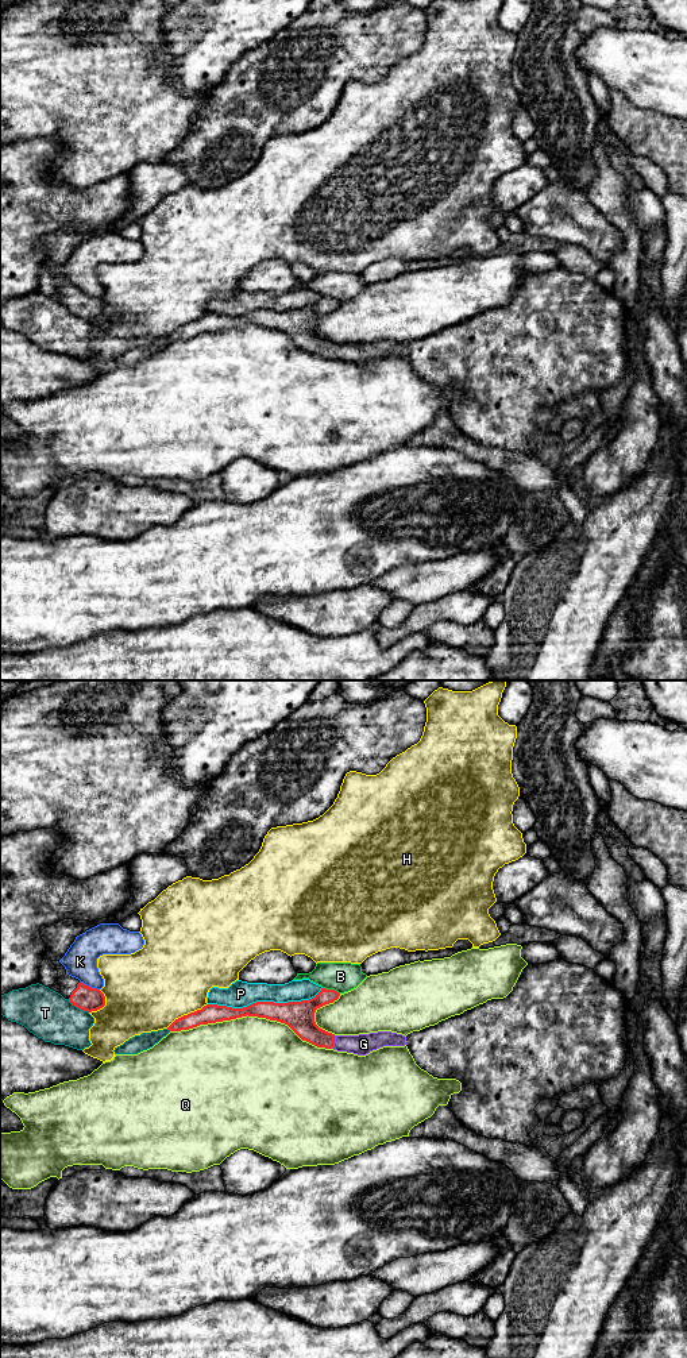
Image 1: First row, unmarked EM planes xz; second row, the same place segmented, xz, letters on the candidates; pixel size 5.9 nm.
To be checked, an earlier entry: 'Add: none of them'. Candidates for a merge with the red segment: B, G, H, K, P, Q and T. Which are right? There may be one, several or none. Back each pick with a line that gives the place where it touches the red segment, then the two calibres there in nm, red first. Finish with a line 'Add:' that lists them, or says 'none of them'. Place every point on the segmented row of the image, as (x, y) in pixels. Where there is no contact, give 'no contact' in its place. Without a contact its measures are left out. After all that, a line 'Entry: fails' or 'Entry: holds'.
G: xz (334, 1042) | 170/120 nm
Add: G
Entry: fails

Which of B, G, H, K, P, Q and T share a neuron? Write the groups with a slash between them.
B / G / H / K / P / Q / T

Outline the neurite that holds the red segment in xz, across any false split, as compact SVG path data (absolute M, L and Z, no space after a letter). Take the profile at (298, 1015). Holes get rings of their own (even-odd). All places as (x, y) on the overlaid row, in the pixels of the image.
M335 989L321 991L309 1000L274 1003L256 1002L243 1008L207 1004L201 1010L175 1019L169 1031L181 1031L200 1025L231 1021L242 1016L258 1016L287 1025L302 1041L317 1048L366 1056L383 1046L405 1046L406 1037L391 1031L378 1031L359 1035L335 1035L320 1029L314 1022L317 1008L333 1003L340 994Z

